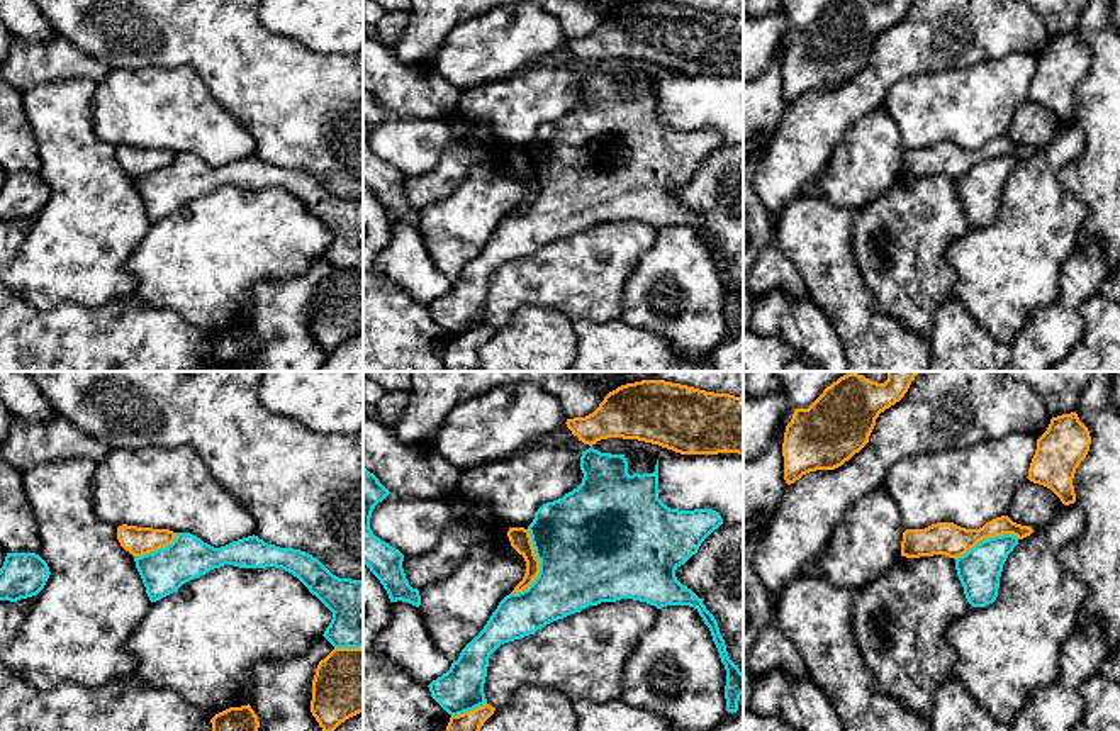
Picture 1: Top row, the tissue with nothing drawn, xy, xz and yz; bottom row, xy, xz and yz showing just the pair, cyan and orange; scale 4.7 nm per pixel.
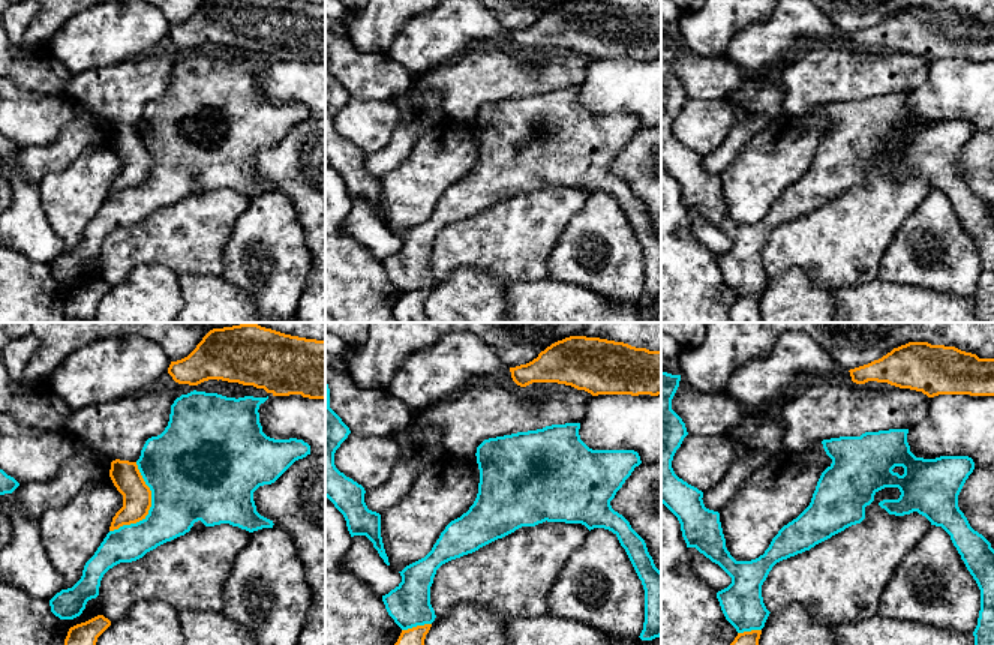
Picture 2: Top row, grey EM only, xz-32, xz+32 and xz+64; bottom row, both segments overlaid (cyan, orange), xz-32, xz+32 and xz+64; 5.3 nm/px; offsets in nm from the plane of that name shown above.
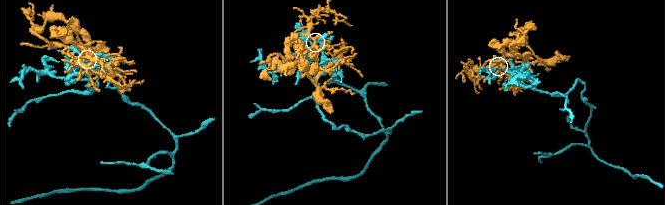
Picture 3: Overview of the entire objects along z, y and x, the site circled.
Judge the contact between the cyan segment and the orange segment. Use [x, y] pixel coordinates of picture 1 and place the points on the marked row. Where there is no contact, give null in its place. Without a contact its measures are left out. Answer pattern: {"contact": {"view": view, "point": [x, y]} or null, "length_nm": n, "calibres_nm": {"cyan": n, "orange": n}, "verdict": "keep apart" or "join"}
{"contact": {"view": "xz", "point": [540, 567]}, "length_nm": 320, "calibres_nm": {"cyan": 500, "orange": 100}, "verdict": "keep apart"}

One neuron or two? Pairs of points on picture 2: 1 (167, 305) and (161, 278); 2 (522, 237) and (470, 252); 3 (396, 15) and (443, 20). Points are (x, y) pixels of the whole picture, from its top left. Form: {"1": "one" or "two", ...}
{"1": "one", "2": "one", "3": "two"}

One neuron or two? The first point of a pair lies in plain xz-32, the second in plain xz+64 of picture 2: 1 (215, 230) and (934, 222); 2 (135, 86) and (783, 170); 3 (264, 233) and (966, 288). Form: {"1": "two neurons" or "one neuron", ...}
{"1": "two neurons", "2": "two neurons", "3": "one neuron"}

